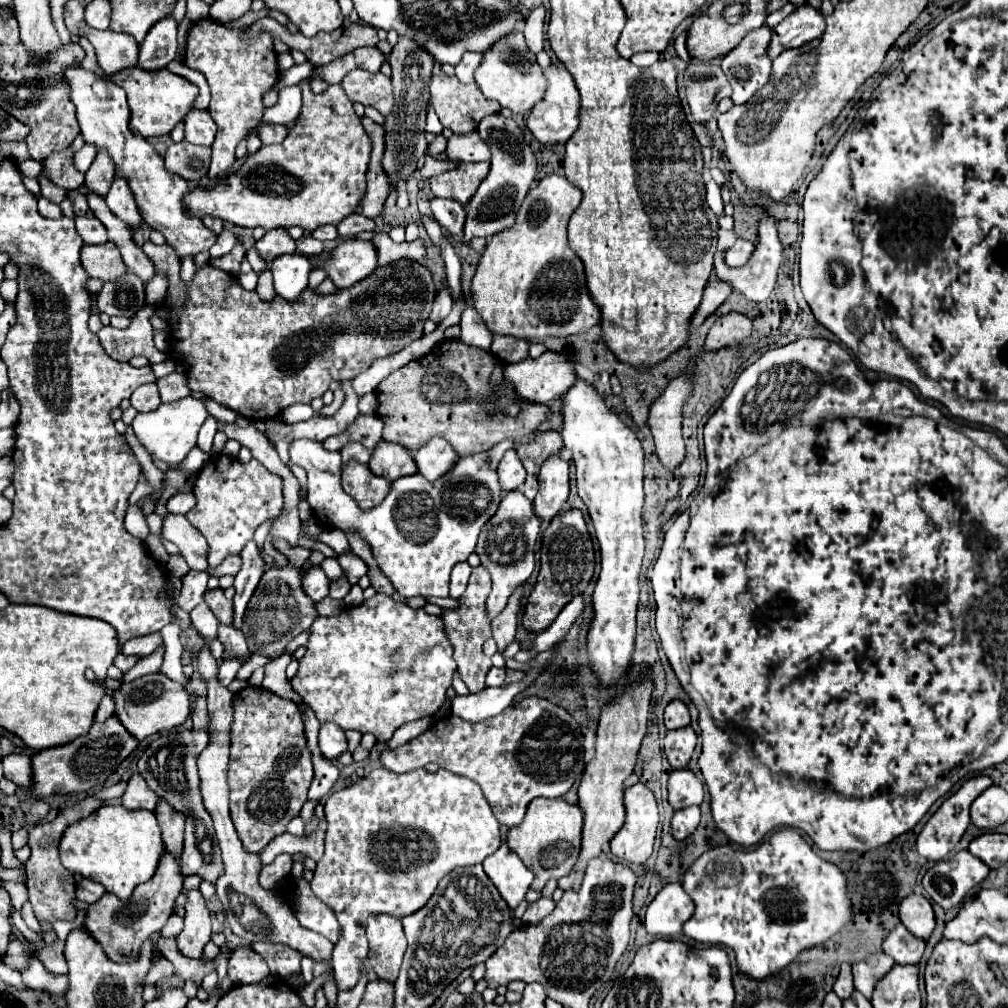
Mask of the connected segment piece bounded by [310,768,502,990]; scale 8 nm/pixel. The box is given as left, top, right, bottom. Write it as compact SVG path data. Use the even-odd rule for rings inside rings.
M386 768L372 770L366 778L358 780L356 784L334 792L328 798L328 802L324 804L324 812L326 812L326 822L328 822L328 828L326 828L326 852L324 852L322 860L316 864L314 878L312 878L310 886L312 886L314 896L318 896L318 900L328 904L334 910L338 922L340 922L340 938L338 938L338 942L334 946L334 954L332 954L332 968L334 968L334 980L336 980L338 990L352 990L358 984L358 980L360 980L360 964L366 962L366 954L368 954L368 940L366 940L364 932L366 932L366 918L370 914L390 914L390 916L402 918L402 916L408 916L410 912L416 912L434 894L438 880L442 876L446 876L446 872L450 872L456 866L480 864L502 842L500 840L500 824L494 818L494 814L490 810L490 804L486 802L480 786L476 782L472 782L470 778L462 778L462 776L458 776L454 772L448 772L448 770L426 772L424 768L418 768L418 770L412 770L412 772L404 772L404 774L396 774L396 772L386 770Z

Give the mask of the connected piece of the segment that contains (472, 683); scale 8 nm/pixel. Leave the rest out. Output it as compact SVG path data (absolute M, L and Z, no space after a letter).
M482 566L474 568L464 596L458 598L458 608L444 610L444 616L442 616L446 622L444 632L448 634L448 640L454 648L454 660L458 664L458 672L470 692L480 692L486 688L484 678L486 678L486 672L492 668L490 658L482 654L482 644L492 636L490 620L486 620L486 610L484 610L484 602L486 602L486 596L490 594L490 586L492 586L490 574L486 572L486 568Z

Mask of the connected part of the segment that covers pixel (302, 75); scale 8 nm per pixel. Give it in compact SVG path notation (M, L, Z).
M304 62L304 64L296 64L292 66L290 70L282 72L278 76L278 82L276 82L276 90L282 90L286 86L294 86L294 84L300 84L302 80L306 80L306 76L310 76L310 68L314 68L310 62Z

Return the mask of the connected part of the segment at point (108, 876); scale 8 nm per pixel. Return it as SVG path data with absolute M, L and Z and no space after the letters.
M120 804L100 806L90 816L72 824L60 840L60 858L64 868L100 882L120 900L128 900L138 884L148 882L154 876L164 854L166 846L154 812L126 810Z

